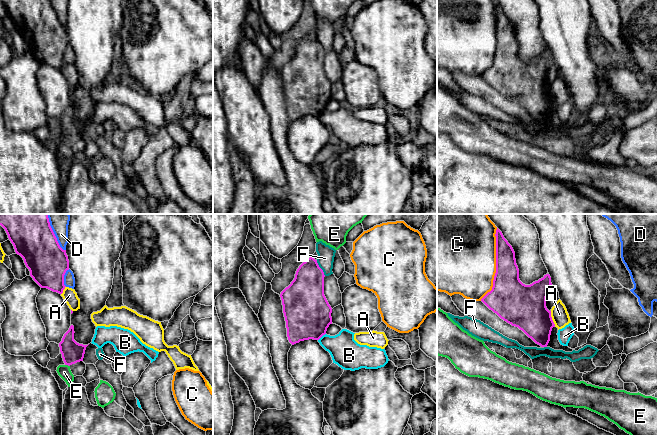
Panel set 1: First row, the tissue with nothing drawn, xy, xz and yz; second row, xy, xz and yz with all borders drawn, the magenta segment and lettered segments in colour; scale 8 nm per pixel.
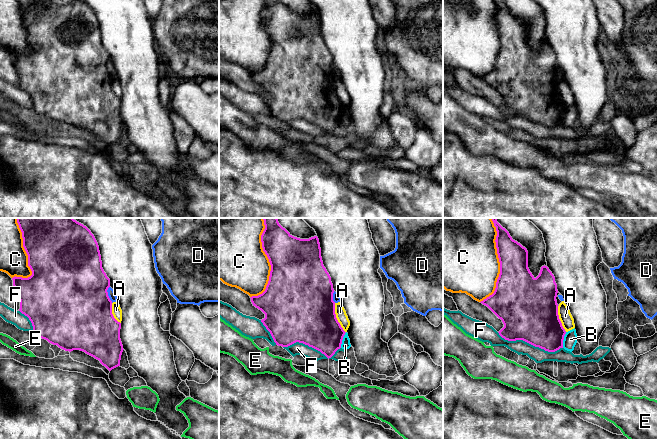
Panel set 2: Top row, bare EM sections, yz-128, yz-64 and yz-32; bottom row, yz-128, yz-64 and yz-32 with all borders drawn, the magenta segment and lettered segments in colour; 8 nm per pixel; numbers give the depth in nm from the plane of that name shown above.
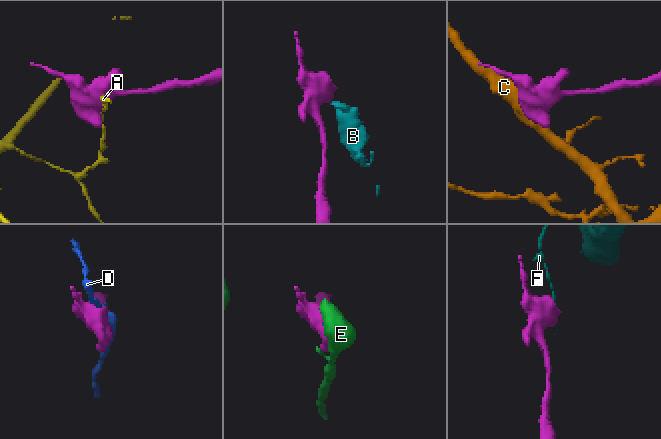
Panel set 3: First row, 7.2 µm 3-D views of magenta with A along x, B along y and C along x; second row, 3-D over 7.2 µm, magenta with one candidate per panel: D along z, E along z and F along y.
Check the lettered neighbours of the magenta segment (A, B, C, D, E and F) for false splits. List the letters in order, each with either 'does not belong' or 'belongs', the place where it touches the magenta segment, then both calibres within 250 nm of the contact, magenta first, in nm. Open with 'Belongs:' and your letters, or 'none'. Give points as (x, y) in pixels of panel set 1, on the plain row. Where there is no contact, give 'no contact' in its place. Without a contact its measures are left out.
Belongs: none
A: does not belong; contact yz (551, 95); calibres 360 and 140 nm
B: does not belong; contact xz (321, 112); calibres 380 and 240 nm
C: does not belong; contact yz (496, 40); calibres 280 and 500 nm
D: does not belong; contact xy (56, 14); calibres 320 and 110 nm
E: does not belong; contact xy (67, 140); calibres 180 and 100 nm
F: does not belong; contact xz (320, 44); calibres 300 and 140 nm

